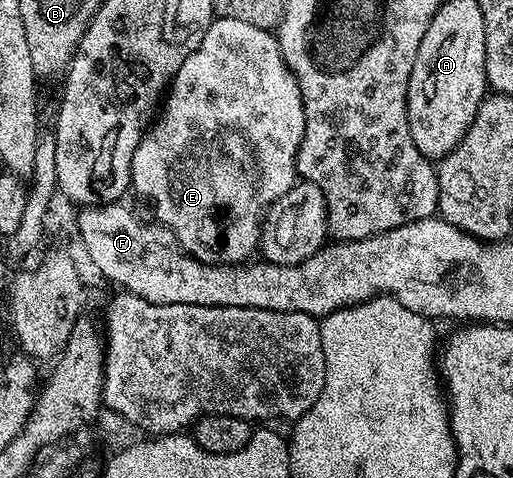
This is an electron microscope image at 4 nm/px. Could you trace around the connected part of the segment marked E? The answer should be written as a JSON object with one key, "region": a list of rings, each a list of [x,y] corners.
{"region":[[[215,17],[208,32],[204,32],[204,40],[200,40],[200,48],[196,48],[196,52],[192,52],[192,56],[188,56],[188,60],[180,64],[180,72],[176,72],[173,82],[168,87],[164,105],[156,121],[147,129],[136,148],[130,173],[133,193],[138,193],[142,198],[150,197],[150,202],[154,205],[154,214],[158,217],[155,219],[161,225],[168,227],[178,237],[179,244],[196,260],[211,266],[237,266],[249,263],[260,250],[262,220],[266,211],[270,209],[273,202],[280,200],[280,196],[284,196],[296,184],[298,149],[302,143],[305,127],[304,104],[298,81],[288,68],[288,64],[284,64],[284,56],[278,47],[277,37],[264,28],[256,28],[256,24],[247,24],[245,20]]]}

